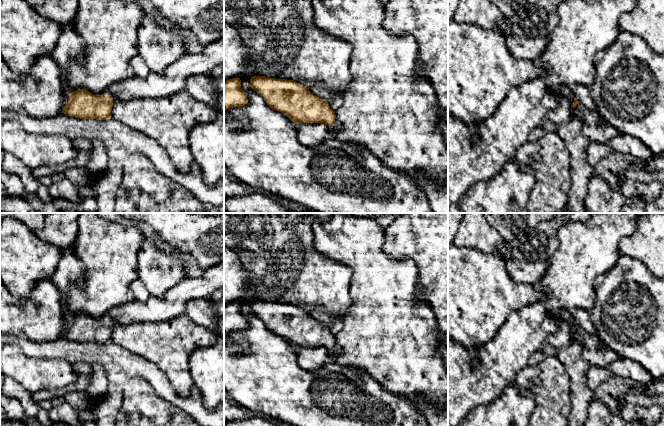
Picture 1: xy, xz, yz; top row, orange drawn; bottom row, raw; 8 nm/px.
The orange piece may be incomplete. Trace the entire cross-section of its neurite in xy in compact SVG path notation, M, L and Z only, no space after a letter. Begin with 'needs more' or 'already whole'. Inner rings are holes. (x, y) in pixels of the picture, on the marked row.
needs more | M224 38L212 42L204 47L204 50L196 54L185 54L173 64L168 66L163 74L150 72L145 78L132 77L111 85L104 94L93 95L86 89L78 89L69 93L62 113L80 119L106 120L111 118L113 100L128 101L135 98L162 97L174 94L185 87L185 81L193 75L208 75L212 69L224 62Z

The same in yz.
needs more | M576 84L571 87L571 91L574 96L573 106L576 107L579 103L581 103L585 108L589 110L597 109L588 87Z

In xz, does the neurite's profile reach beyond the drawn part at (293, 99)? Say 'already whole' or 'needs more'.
needs more

